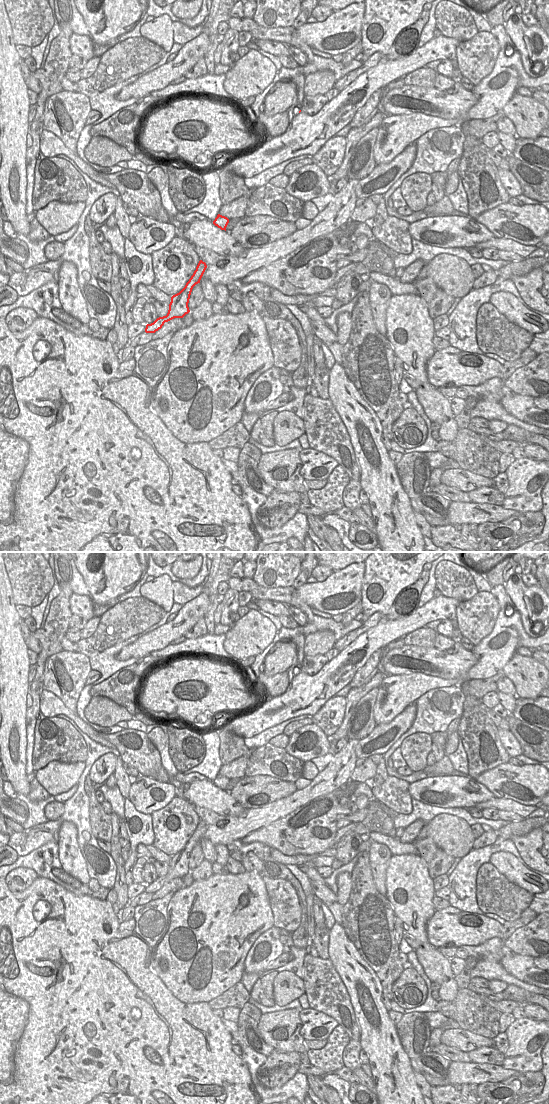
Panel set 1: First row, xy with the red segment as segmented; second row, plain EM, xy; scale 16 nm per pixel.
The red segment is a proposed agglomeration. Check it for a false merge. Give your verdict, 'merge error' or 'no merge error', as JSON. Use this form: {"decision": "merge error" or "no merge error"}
{"decision": "no merge error"}

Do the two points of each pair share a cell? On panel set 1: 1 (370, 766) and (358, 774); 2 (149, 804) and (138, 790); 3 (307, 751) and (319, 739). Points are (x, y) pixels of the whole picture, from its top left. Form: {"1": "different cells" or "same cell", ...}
{"1": "same cell", "2": "same cell", "3": "same cell"}

